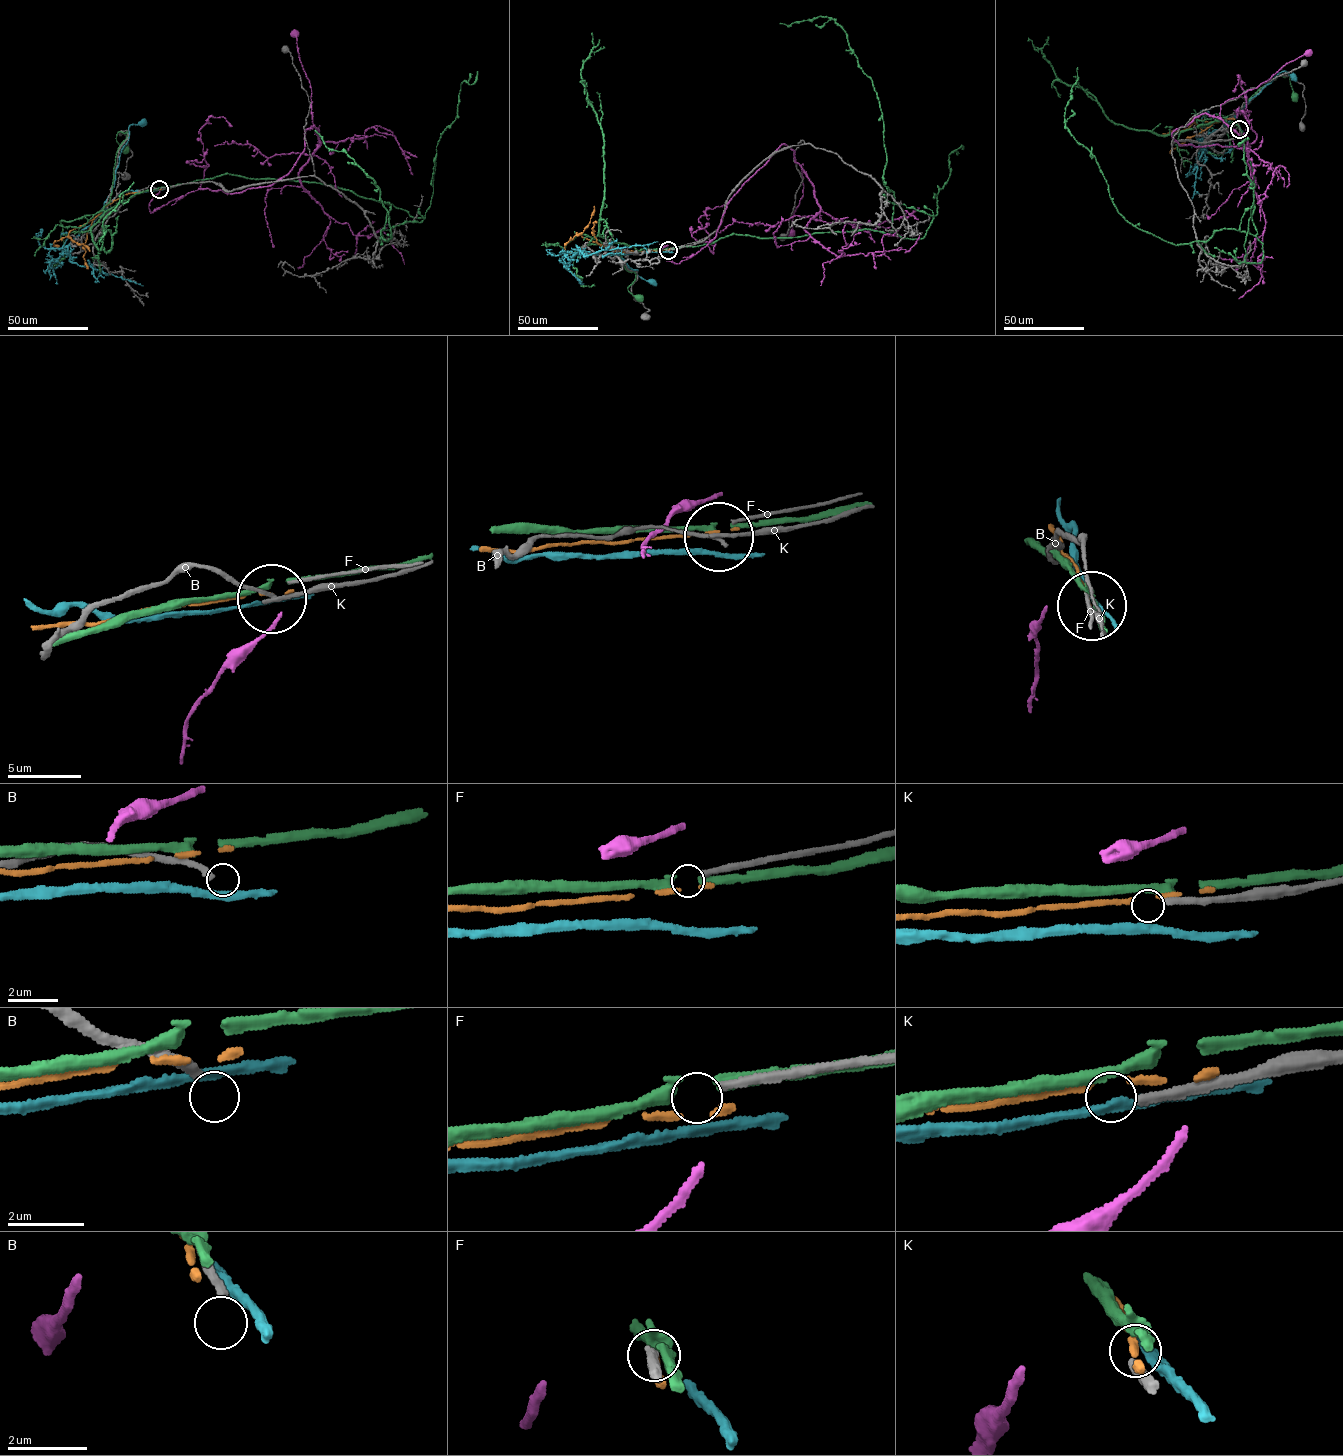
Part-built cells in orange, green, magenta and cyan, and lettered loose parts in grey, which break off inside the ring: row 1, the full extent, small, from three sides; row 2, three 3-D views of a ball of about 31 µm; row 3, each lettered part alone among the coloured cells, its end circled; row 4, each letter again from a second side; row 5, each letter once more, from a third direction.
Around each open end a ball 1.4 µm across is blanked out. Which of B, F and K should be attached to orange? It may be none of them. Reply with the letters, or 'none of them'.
none of them

